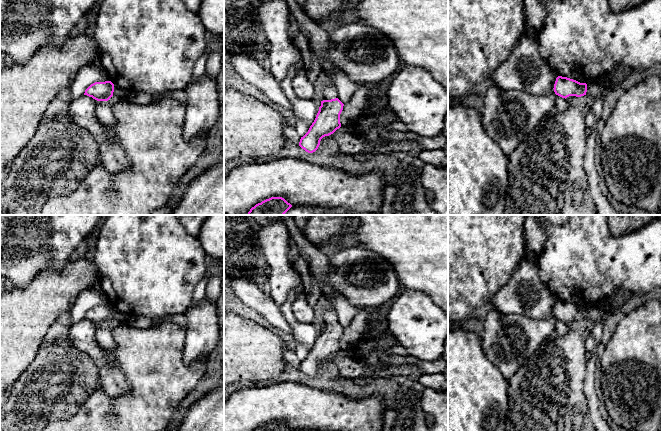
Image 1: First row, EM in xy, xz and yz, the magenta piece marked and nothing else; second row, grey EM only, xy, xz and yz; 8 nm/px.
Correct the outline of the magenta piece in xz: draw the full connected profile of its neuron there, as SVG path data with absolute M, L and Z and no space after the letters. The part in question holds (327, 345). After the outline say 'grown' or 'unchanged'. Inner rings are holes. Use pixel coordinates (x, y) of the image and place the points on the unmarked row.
M361 245L344 248L339 253L329 257L329 263L330 272L328 274L327 284L320 286L321 297L326 301L325 309L319 313L322 324L321 330L308 356L301 361L299 366L299 370L308 377L315 376L323 361L333 358L341 351L340 338L344 328L337 321L336 311L328 301L329 295L337 293L347 298L354 305L374 307L394 297L401 287L392 264Z; grown

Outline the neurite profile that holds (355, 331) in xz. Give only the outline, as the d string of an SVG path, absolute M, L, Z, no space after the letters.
M361 310L352 320L348 327L345 327L340 338L340 347L344 351L353 351L358 341L362 340L365 335L368 322L375 317L365 310Z

